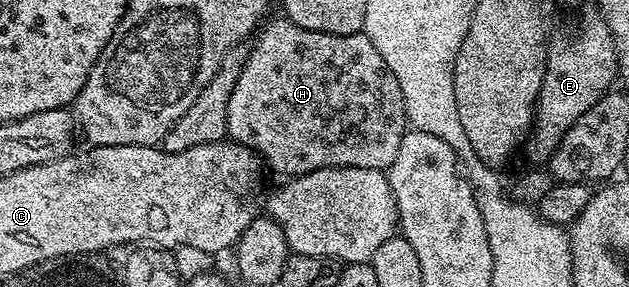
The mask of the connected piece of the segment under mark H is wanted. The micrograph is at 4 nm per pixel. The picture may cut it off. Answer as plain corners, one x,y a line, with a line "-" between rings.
287,19
270,21
255,34
251,42
252,50
249,51
248,58
247,55
243,58
240,66
240,74
234,85
234,91
230,94
229,107
226,108
227,136
237,145
244,145
254,150
266,162
267,168
269,165
274,172
285,173
283,176
288,179
301,177
303,173
309,173
315,169
329,169
330,167
366,167
387,171
394,163
394,159
398,159
398,147
406,132
406,118
402,87
398,87
398,79
394,79
394,71
386,67
386,59
378,55
378,47
374,47
374,43
370,43
370,39
365,37
363,32
348,35
328,34
322,31
306,30

